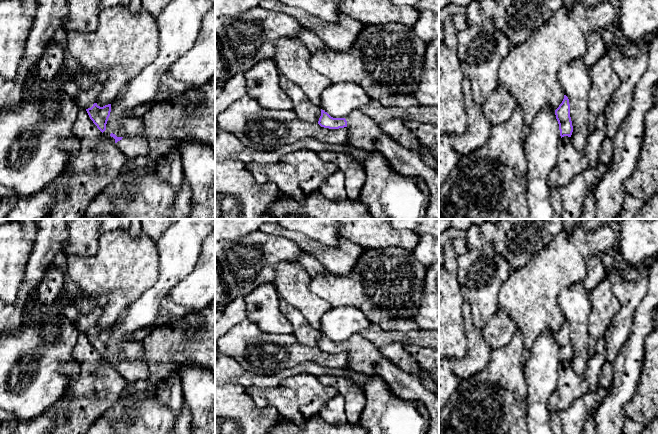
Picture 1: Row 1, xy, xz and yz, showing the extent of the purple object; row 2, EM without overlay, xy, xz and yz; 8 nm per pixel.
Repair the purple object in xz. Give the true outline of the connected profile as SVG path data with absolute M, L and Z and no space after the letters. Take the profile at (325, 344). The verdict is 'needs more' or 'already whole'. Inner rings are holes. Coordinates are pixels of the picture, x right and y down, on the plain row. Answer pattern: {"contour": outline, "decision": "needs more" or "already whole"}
{"contour": "M321 333L318 348L329 353L346 351L347 369L355 373L380 376L395 396L422 402L430 418L427 434L439 434L439 395L428 390L420 378L384 358L379 348L361 334L354 334L346 342L333 342Z", "decision": "needs more"}

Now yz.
{"contour": "M564 319L564 323L559 331L555 334L556 343L559 348L560 360L571 361L573 356L572 345L570 341L570 328L569 323Z", "decision": "already whole"}

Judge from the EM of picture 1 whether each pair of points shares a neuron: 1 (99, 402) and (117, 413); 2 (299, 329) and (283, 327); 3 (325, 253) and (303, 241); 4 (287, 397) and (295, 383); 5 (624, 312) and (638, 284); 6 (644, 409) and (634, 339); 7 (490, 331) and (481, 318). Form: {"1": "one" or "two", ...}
{"1": "two", "2": "two", "3": "one", "4": "two", "5": "one", "6": "two", "7": "two"}

